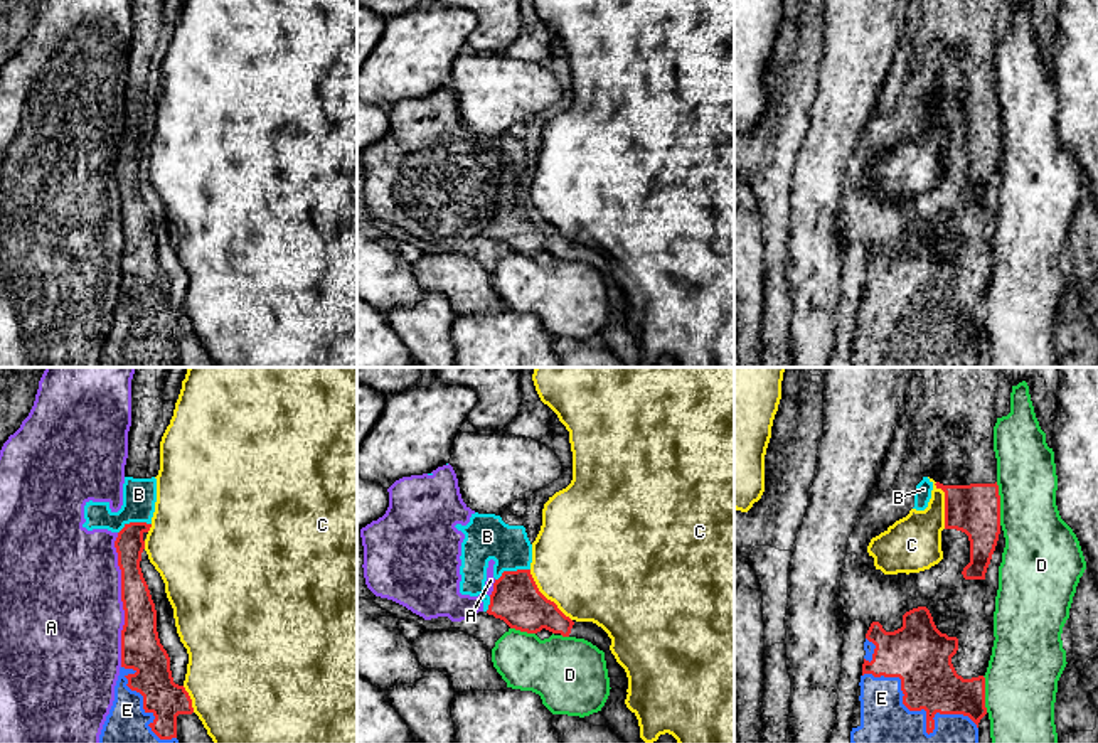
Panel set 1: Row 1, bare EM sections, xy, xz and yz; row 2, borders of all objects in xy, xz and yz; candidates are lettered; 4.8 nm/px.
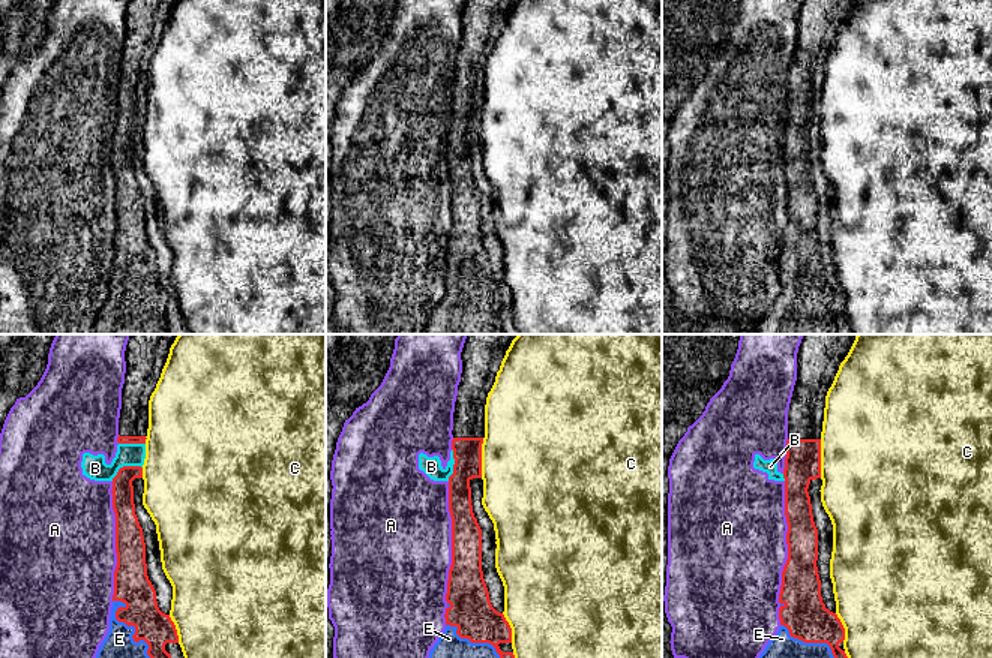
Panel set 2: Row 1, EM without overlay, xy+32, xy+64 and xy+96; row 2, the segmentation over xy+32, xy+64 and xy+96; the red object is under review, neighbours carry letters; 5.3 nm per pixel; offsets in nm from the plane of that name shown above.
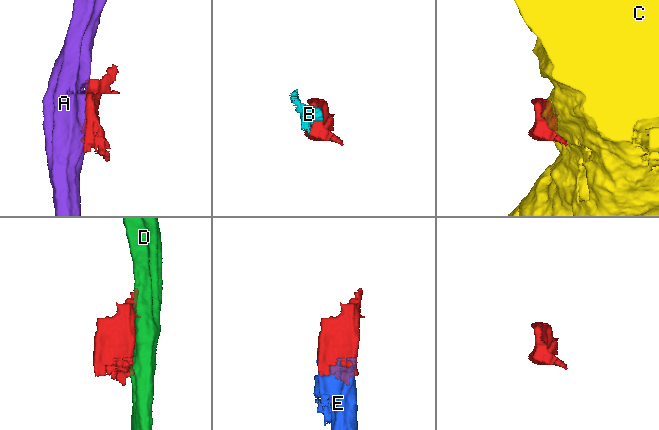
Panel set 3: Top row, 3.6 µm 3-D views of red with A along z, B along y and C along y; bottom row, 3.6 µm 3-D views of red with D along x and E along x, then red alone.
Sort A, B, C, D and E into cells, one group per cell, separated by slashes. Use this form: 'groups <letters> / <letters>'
groups A / B E / C / D

